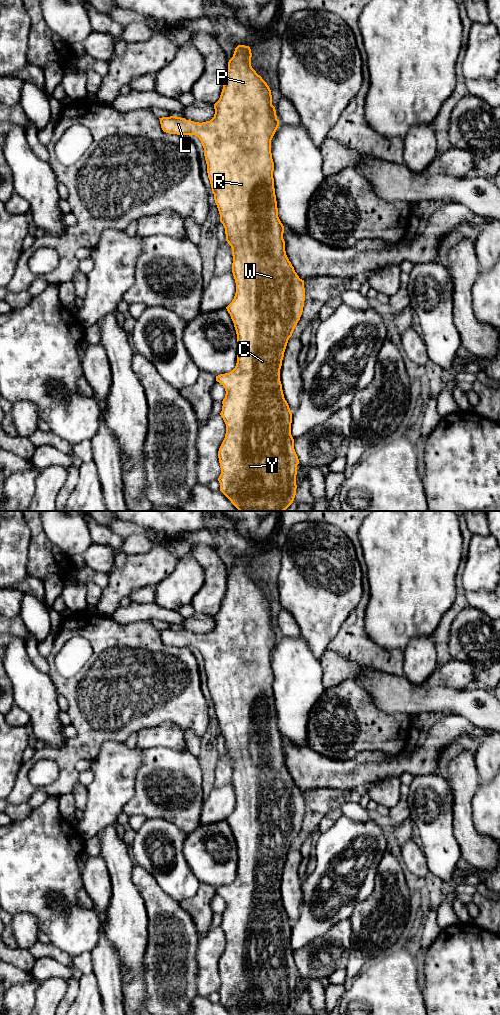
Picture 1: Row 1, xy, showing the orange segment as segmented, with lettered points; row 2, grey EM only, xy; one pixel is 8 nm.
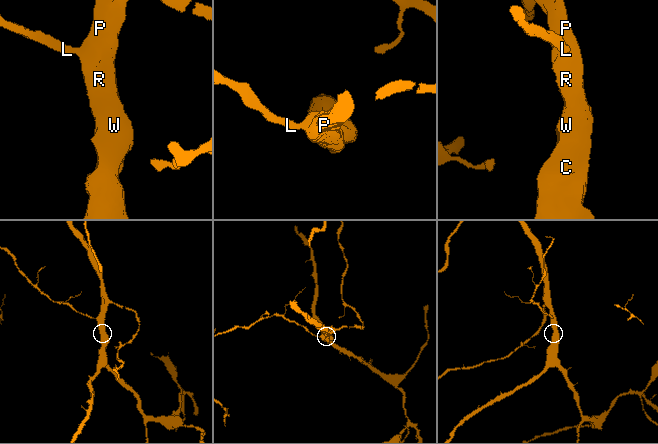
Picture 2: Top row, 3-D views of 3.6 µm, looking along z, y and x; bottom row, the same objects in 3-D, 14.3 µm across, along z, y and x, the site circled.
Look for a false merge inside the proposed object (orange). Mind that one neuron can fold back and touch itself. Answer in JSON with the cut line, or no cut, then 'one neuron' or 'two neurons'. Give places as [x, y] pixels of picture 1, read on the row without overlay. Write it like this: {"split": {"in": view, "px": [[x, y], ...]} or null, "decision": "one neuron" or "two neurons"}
{"split": null, "decision": "one neuron"}

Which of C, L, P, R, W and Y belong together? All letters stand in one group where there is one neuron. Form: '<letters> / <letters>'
C L P R W Y

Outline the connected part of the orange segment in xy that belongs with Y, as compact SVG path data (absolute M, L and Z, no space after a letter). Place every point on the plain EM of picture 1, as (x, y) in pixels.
M238 557L235 560L228 574L227 590L220 610L214 616L214 629L210 633L199 635L176 628L159 631L164 644L195 647L201 653L220 734L225 740L226 753L232 760L236 805L226 821L236 842L238 867L231 884L216 888L216 893L226 903L220 925L226 936L225 950L218 963L220 1003L231 1015L293 1015L299 971L291 947L292 925L284 910L280 881L288 852L303 824L305 800L304 792L299 790L286 767L284 738L278 729L271 652L279 632L272 617L271 602L252 580L251 569L249 558Z

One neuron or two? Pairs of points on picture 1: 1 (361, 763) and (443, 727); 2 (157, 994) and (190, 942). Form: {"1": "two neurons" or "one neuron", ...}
{"1": "one neuron", "2": "one neuron"}

